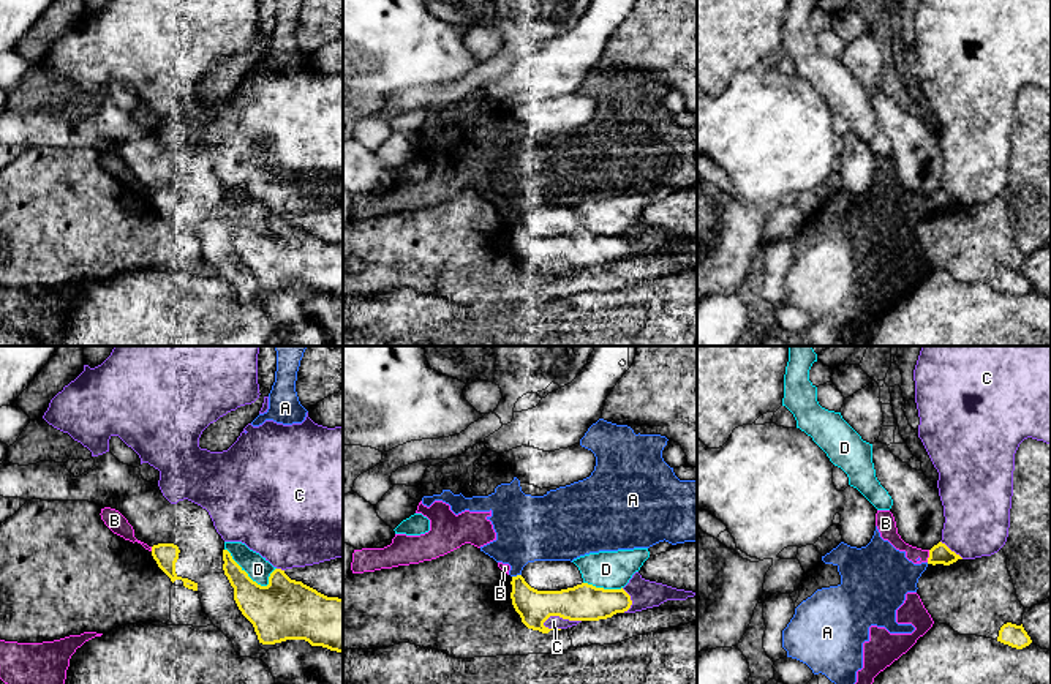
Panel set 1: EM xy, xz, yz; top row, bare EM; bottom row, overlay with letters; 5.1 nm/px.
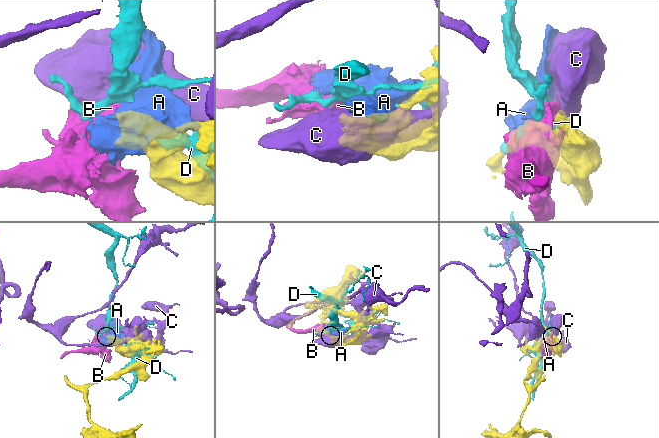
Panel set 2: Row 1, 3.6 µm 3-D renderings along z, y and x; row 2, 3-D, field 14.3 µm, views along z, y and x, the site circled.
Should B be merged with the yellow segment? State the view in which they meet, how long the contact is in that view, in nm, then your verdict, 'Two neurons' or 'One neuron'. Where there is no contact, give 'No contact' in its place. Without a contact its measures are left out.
Touches yellow in yz. Shared border 70 nm. Two neurons

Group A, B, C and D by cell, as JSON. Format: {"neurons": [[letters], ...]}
{"neurons": [["A", "B"], ["C"], ["D"]]}

